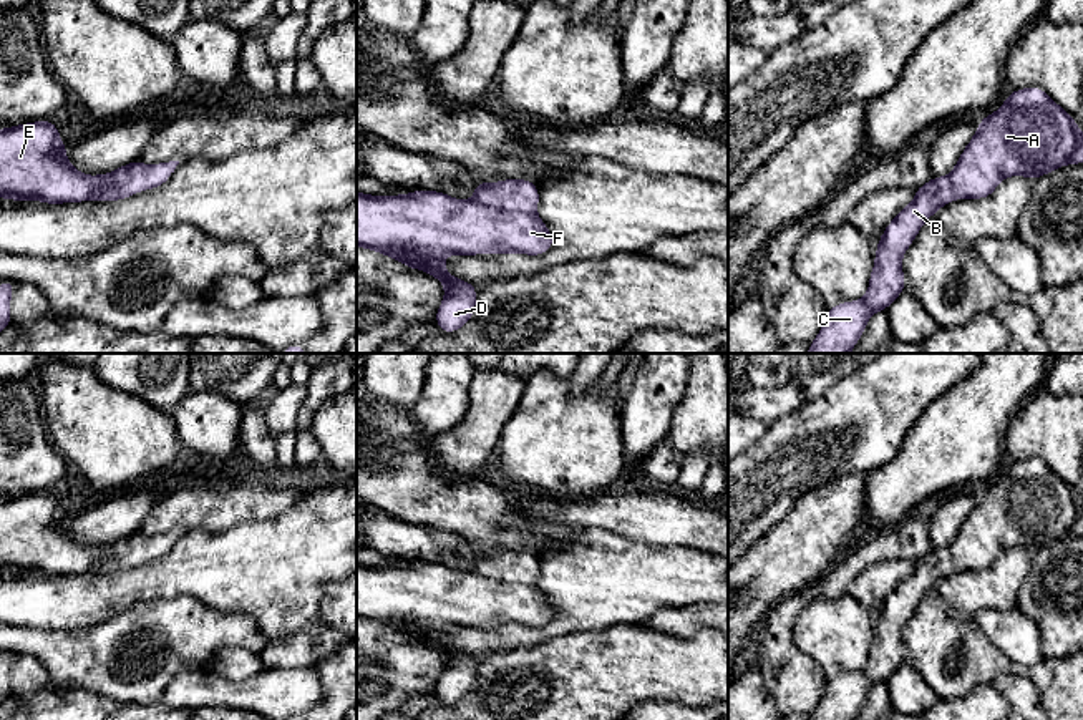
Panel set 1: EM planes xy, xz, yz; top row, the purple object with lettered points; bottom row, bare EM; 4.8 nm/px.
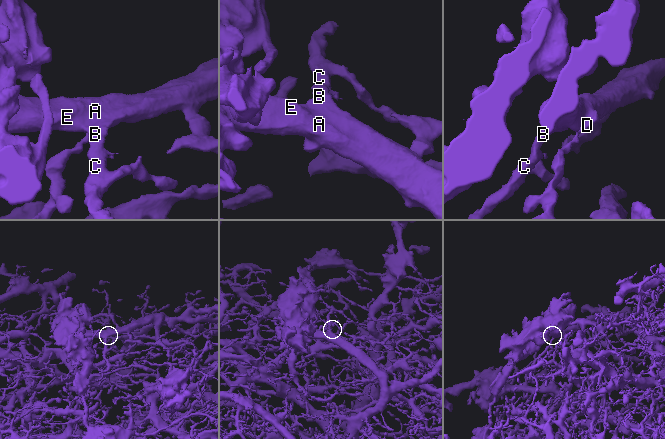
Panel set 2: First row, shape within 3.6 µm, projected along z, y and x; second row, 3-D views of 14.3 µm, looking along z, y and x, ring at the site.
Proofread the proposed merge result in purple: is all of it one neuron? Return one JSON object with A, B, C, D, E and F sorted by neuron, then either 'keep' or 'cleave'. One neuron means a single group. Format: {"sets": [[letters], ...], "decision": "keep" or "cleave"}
{"sets": [["A", "B", "C", "D", "E", "F"]], "decision": "keep"}

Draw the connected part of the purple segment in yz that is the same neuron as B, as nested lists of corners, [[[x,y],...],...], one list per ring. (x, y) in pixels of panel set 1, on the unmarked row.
[[[1042,460],[1013,461],[1007,473],[980,496],[949,547],[932,549],[915,561],[914,572],[886,599],[876,619],[876,632],[867,665],[856,674],[841,674],[826,684],[824,695],[808,720],[852,720],[867,690],[889,677],[906,660],[902,627],[917,609],[922,596],[954,571],[983,571],[993,566],[1003,549],[1022,546],[1037,551],[1065,536],[1083,536],[1083,503],[1076,493]]]

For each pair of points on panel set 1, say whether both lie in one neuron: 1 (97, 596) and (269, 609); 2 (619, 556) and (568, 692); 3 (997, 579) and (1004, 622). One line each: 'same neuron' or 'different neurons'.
1: same neuron
2: different neurons
3: different neurons

